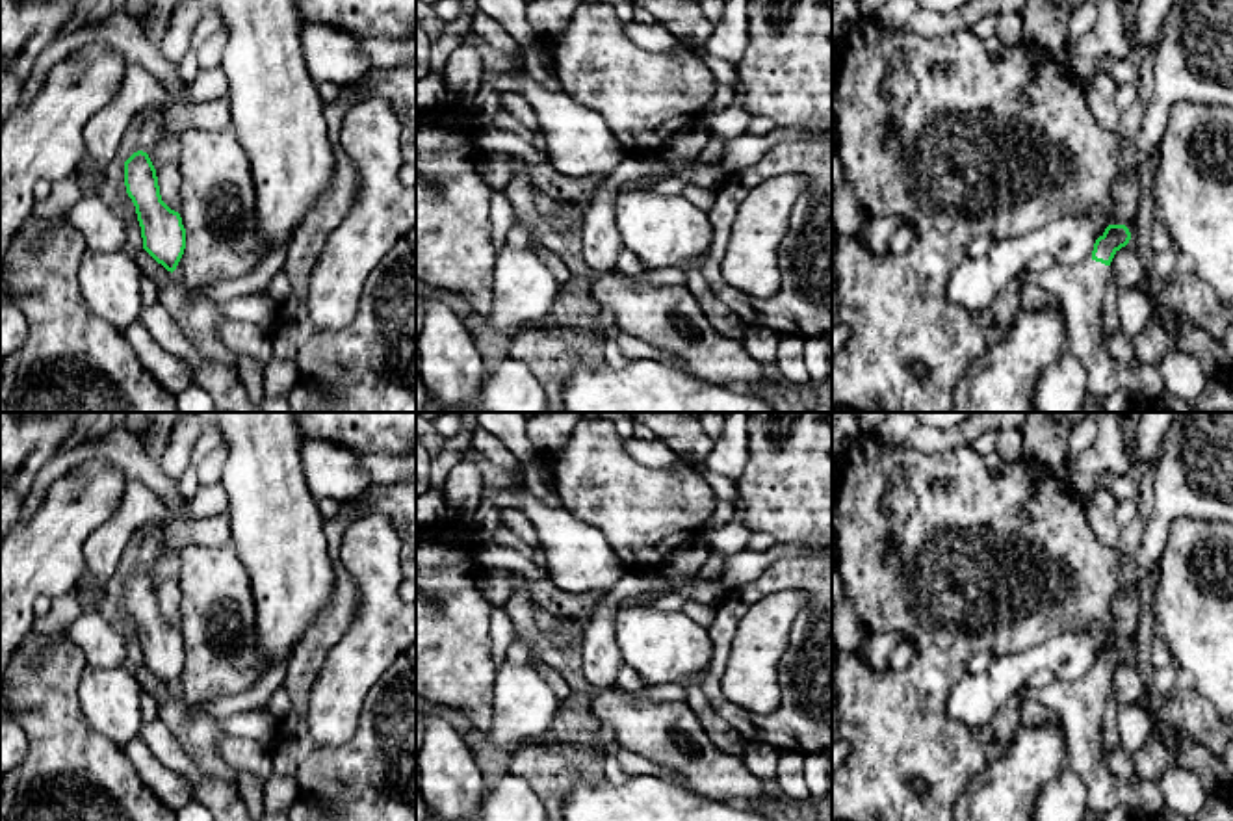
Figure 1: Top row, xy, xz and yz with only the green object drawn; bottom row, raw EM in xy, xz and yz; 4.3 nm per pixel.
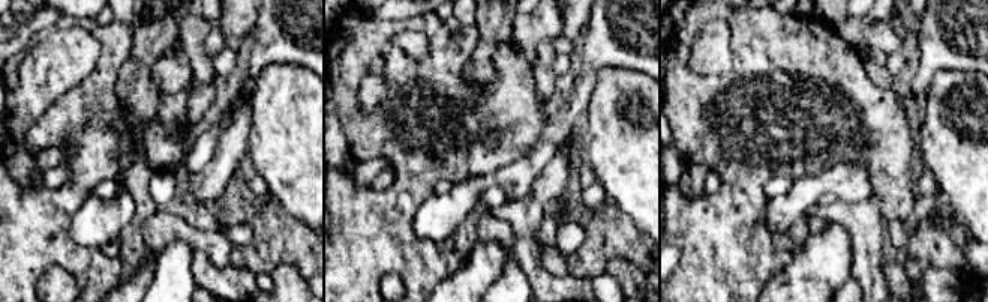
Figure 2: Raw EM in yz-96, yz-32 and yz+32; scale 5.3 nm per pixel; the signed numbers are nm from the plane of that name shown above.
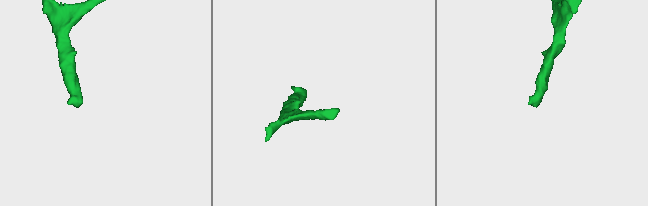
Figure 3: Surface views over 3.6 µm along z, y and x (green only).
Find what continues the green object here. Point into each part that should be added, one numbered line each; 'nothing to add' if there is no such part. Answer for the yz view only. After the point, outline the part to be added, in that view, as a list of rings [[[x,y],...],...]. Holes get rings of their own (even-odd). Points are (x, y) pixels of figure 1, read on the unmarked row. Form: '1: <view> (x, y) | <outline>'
1: yz (1081, 704) | [[[1092,674],[1077,682],[1055,680],[1040,689],[1027,687],[1027,697],[1058,713],[1068,760],[1086,788],[1088,810],[1103,814],[1116,806],[1129,806],[1159,815],[1166,808],[1159,780],[1136,776],[1135,782],[1123,782],[1107,763],[1103,715],[1110,698],[1109,682]]]

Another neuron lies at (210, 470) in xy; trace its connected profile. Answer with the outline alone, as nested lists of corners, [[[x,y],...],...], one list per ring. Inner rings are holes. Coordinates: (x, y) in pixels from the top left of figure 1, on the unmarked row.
[[[217,446],[212,453],[204,457],[204,461],[197,466],[201,485],[219,483],[223,476],[223,466],[227,463],[227,446]]]

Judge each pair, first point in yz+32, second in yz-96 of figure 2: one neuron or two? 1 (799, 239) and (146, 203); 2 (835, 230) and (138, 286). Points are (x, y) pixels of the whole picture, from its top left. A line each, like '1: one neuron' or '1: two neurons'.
1: one neuron
2: one neuron

